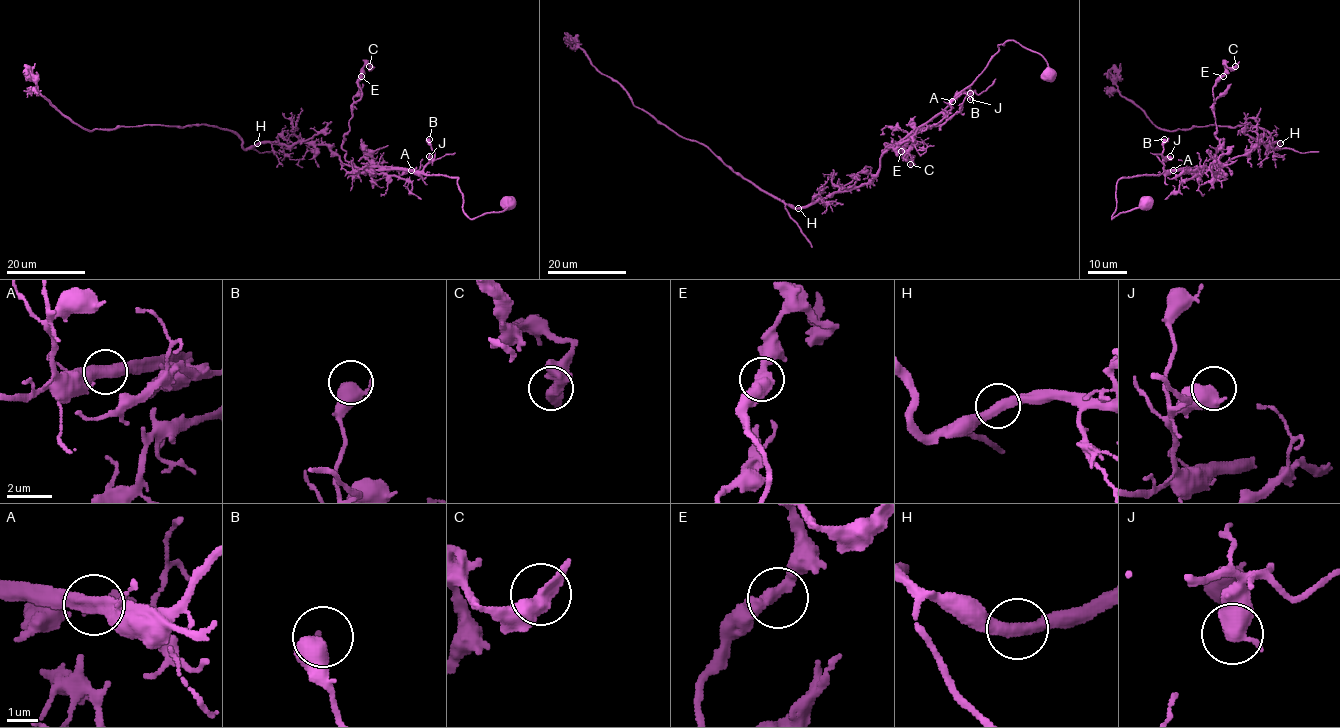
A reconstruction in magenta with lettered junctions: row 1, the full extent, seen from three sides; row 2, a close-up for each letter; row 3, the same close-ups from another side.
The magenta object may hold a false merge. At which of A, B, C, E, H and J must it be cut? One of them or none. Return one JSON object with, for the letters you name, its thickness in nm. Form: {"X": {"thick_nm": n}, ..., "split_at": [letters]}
{"A": {"thick_nm": 440}, "split_at": ["A"]}

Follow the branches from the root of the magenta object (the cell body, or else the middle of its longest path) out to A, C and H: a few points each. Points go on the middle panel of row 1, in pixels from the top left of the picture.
A: (1049, 73), (1048, 63), (1039, 54), (1007, 40), (998, 46), (999, 51), (983, 72), (951, 101)
C: (1049, 73), (1039, 54), (1010, 40), (999, 45), (940, 112), (882, 152), (884, 144), (902, 141), (910, 164)
H: (1049, 73), (1039, 54), (1007, 40), (971, 84), (881, 156), (871, 181), (798, 208)

